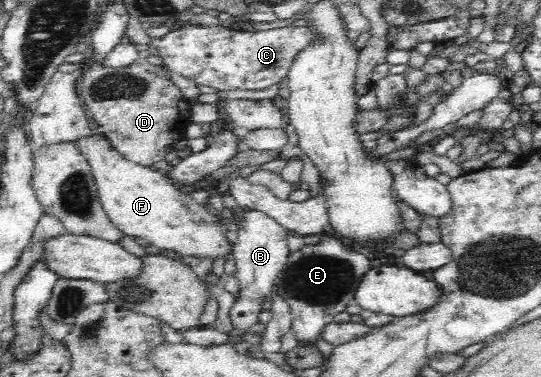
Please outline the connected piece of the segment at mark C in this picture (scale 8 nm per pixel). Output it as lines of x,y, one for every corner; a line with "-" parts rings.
187,24
177,30
171,28
170,32
163,36
153,36
150,47
159,51
163,59
163,66
167,71
180,74
185,78
192,79
197,85
213,87
215,90
263,90
277,82
281,82
287,76
295,56
307,44
313,36
310,35
309,27
296,27
289,24
285,28
267,31
236,31
225,26
195,26

